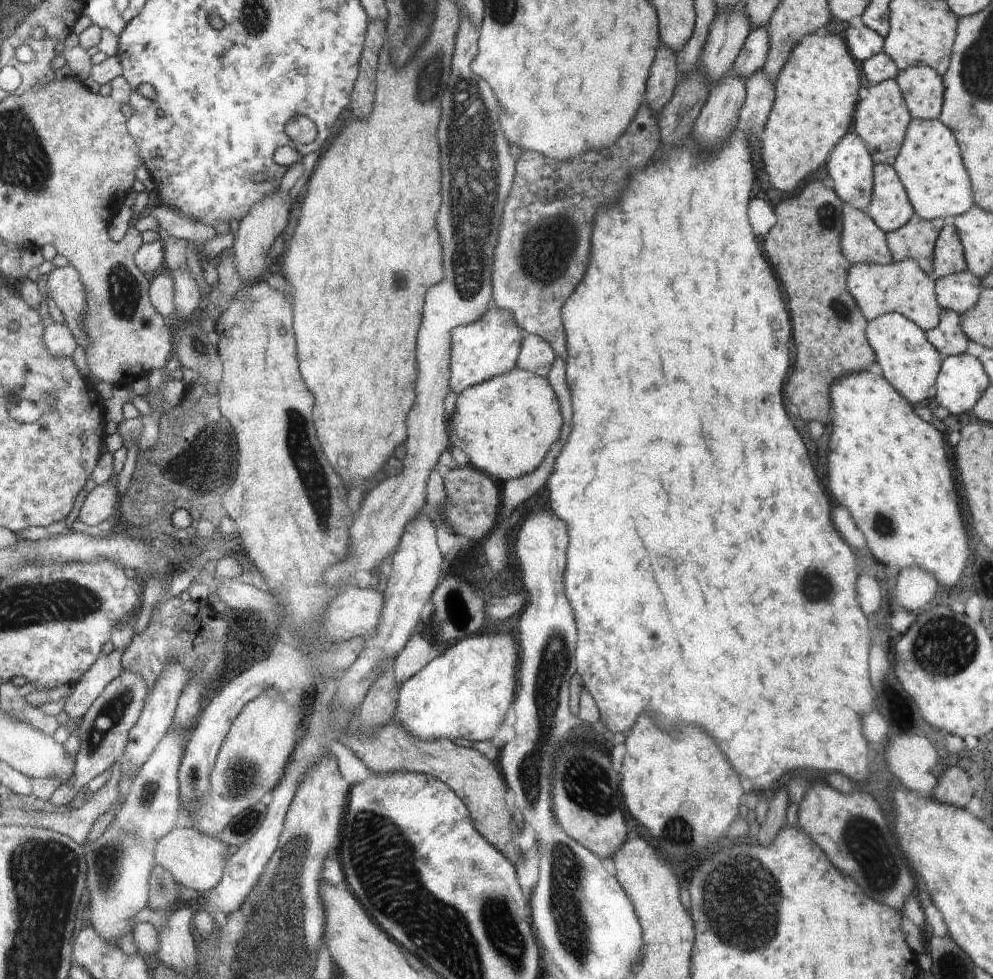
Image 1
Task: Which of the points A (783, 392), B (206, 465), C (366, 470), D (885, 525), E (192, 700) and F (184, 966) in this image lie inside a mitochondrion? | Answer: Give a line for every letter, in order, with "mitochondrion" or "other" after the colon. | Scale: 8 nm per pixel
A: other
B: mitochondrion
C: other
D: mitochondrion
E: other
F: other

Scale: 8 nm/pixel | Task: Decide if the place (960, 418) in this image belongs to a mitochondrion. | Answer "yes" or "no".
no

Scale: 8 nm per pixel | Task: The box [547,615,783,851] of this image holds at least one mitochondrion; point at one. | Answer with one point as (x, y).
(587, 782)

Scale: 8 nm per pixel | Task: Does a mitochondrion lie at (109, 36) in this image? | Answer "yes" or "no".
no

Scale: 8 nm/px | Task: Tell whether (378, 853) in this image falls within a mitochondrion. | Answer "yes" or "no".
yes

